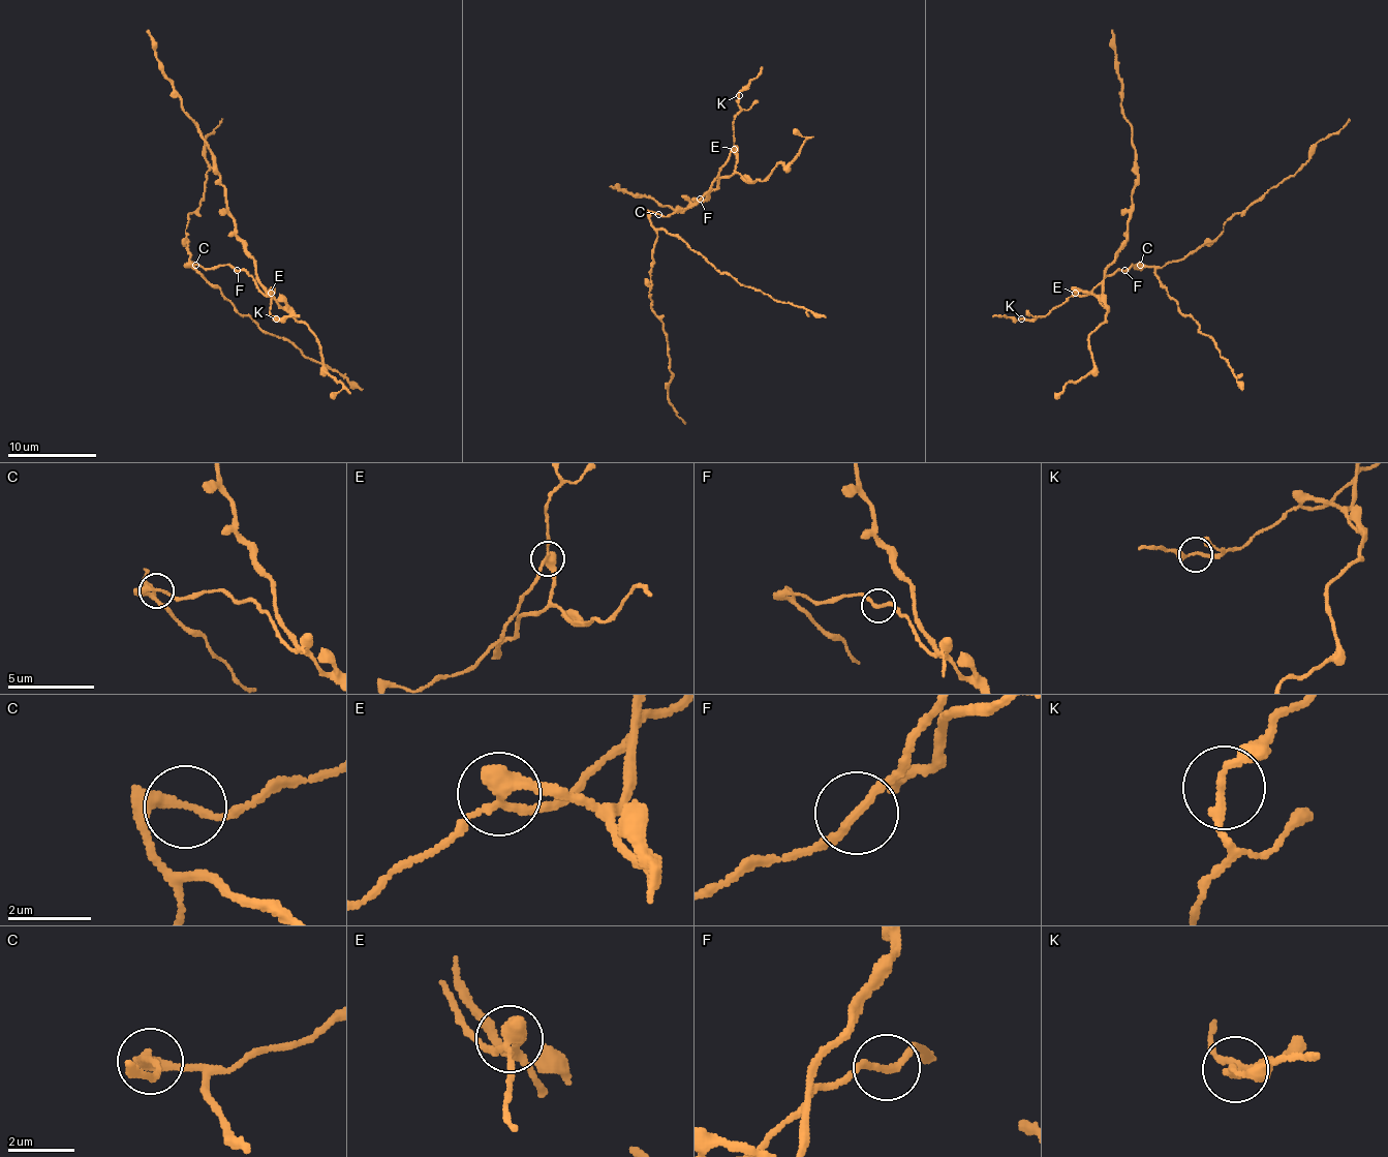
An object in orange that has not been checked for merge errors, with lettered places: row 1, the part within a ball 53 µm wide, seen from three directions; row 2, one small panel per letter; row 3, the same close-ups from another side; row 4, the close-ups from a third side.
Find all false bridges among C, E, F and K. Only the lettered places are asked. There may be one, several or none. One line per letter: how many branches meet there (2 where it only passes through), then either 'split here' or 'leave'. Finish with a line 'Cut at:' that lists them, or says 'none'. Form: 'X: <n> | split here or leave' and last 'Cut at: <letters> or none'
C: 2 | split here
E: 3 | split here
F: 2 | leave
K: 2 | leave
Cut at: C, E

